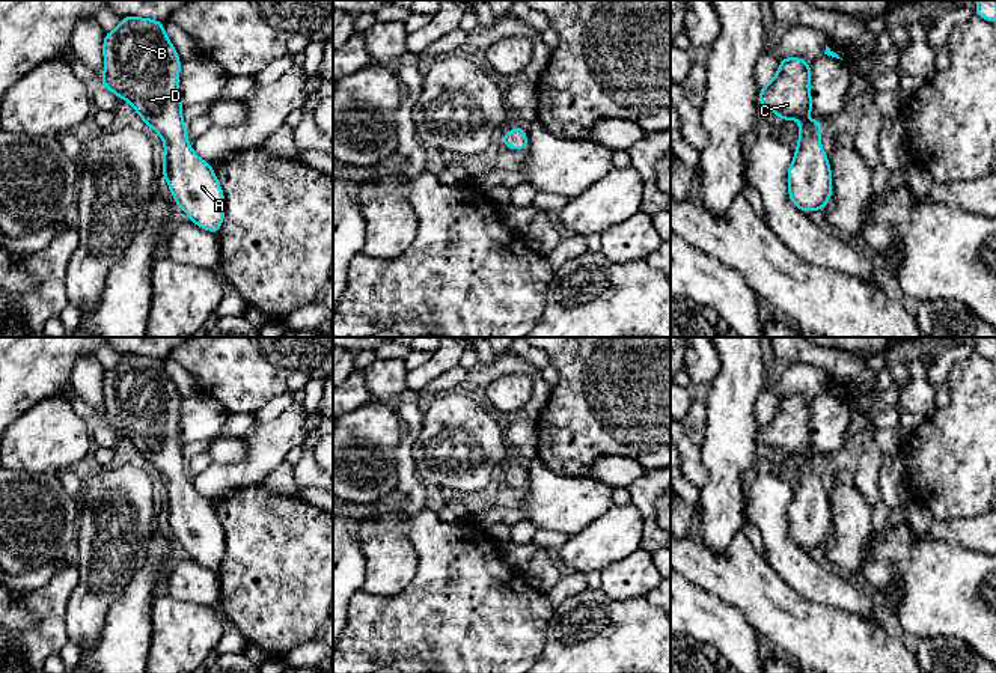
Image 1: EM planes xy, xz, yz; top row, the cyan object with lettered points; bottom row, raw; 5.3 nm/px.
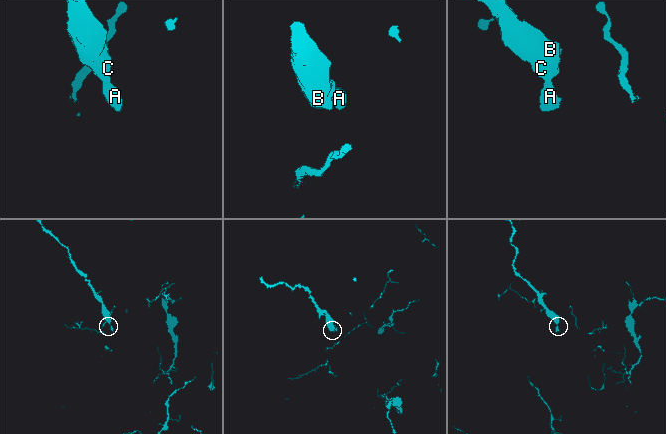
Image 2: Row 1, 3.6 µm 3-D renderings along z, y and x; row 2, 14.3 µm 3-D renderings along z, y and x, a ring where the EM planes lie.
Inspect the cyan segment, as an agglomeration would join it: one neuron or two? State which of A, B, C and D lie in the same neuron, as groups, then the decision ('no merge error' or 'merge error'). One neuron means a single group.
groups A B C D; no merge error

